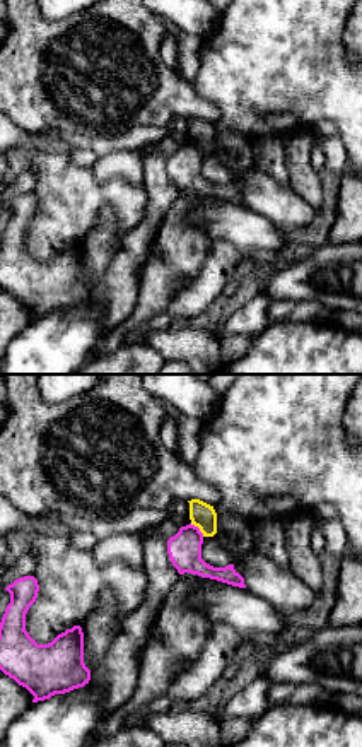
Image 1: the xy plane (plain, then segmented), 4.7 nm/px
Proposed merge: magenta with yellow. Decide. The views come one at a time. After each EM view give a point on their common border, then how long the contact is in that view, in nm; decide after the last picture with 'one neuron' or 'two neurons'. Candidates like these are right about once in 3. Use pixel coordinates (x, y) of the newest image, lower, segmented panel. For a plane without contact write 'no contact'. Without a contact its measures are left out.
contact (198, 529); length 90 nm

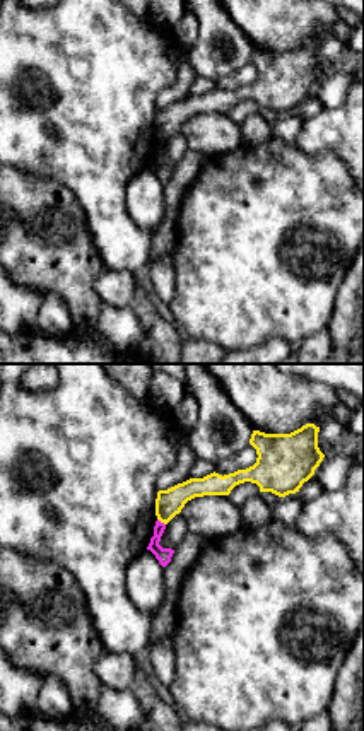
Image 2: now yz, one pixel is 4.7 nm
contact (159, 521); length 50 nm

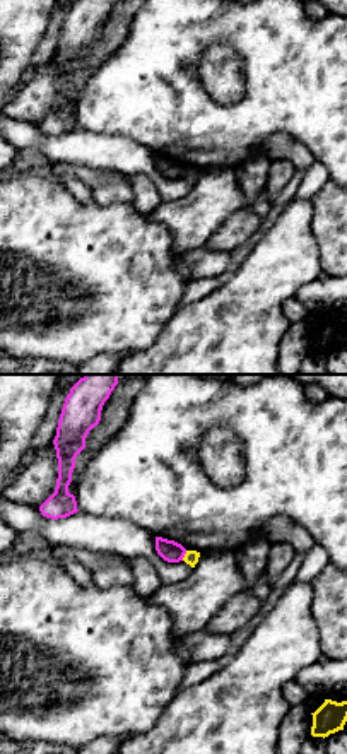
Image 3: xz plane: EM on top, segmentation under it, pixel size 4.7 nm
contact (183, 556); length 50 nm

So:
two neurons

